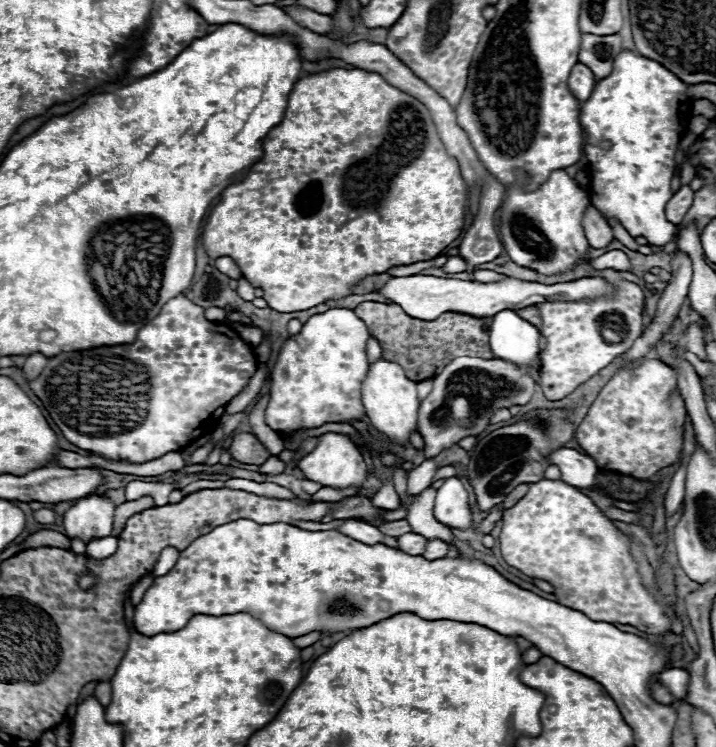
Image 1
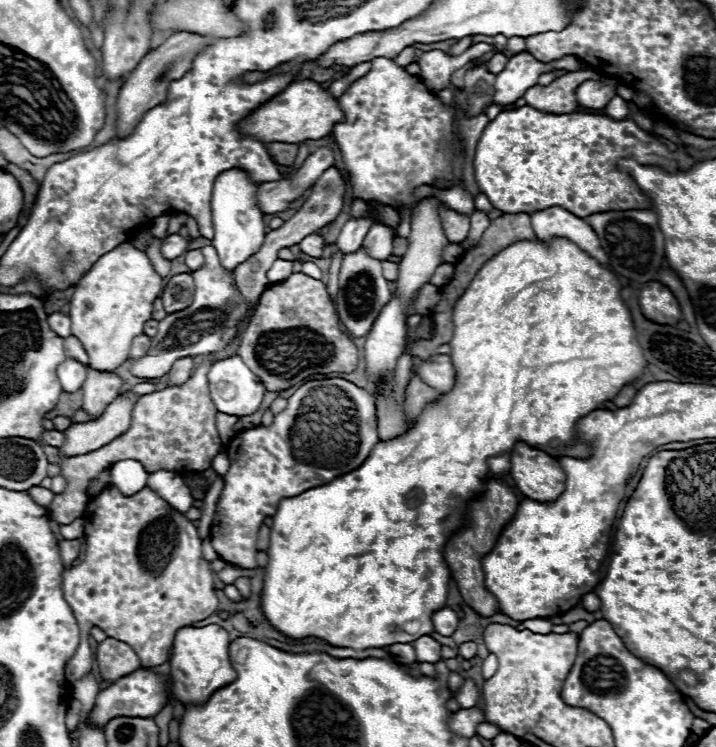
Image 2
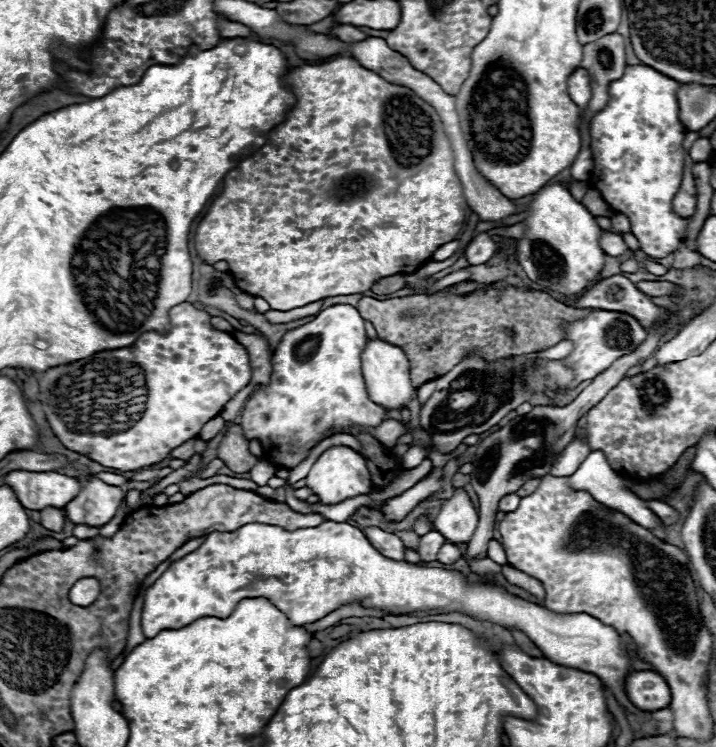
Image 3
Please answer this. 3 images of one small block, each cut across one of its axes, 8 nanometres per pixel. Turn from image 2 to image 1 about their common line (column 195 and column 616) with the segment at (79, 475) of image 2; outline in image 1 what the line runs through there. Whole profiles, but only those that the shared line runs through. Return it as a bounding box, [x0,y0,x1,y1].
[576,358,690,478]

